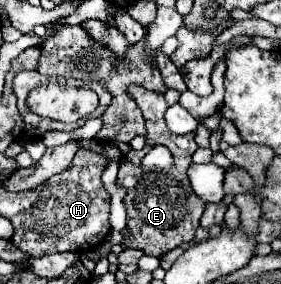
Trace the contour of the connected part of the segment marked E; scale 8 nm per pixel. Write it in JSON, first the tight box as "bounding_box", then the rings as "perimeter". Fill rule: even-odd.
{"bounding_box":[117,85,205,257],"perimeter":[[[131,85],[131,93],[137,99],[137,105],[141,107],[146,121],[145,151],[149,151],[153,145],[165,145],[173,155],[173,165],[167,171],[159,171],[157,177],[145,177],[145,179],[135,177],[133,183],[117,183],[117,185],[125,187],[127,191],[123,197],[123,205],[127,211],[127,231],[133,235],[133,247],[145,251],[147,255],[161,257],[195,237],[195,229],[199,227],[199,219],[205,211],[205,203],[195,195],[187,179],[187,169],[191,165],[191,155],[197,151],[197,143],[195,143],[195,133],[185,133],[185,135],[169,133],[164,119],[169,106],[161,93],[147,91],[143,87],[139,89],[135,85]]]}

